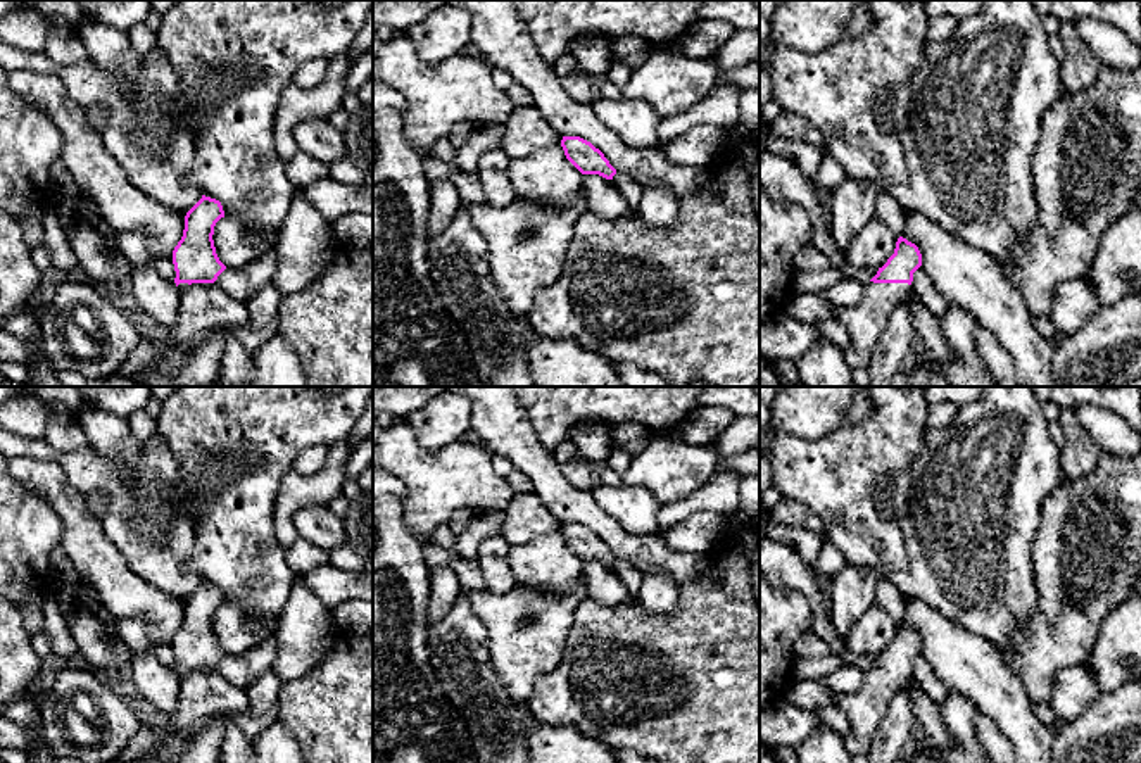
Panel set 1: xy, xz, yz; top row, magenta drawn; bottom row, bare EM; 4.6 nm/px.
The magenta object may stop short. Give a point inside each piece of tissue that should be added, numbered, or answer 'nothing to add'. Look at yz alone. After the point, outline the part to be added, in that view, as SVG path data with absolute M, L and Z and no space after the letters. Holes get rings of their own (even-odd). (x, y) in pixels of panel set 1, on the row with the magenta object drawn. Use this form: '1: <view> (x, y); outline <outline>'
1: yz (865, 321); outline M868 281L863 299L856 306L839 311L837 319L851 338L851 349L844 354L849 369L868 368L892 311L910 290L908 283Z

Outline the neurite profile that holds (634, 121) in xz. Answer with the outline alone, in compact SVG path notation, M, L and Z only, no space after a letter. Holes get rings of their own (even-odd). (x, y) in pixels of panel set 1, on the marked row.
M596 95L589 104L597 119L632 148L658 148L658 124L661 117L646 100L609 100Z

